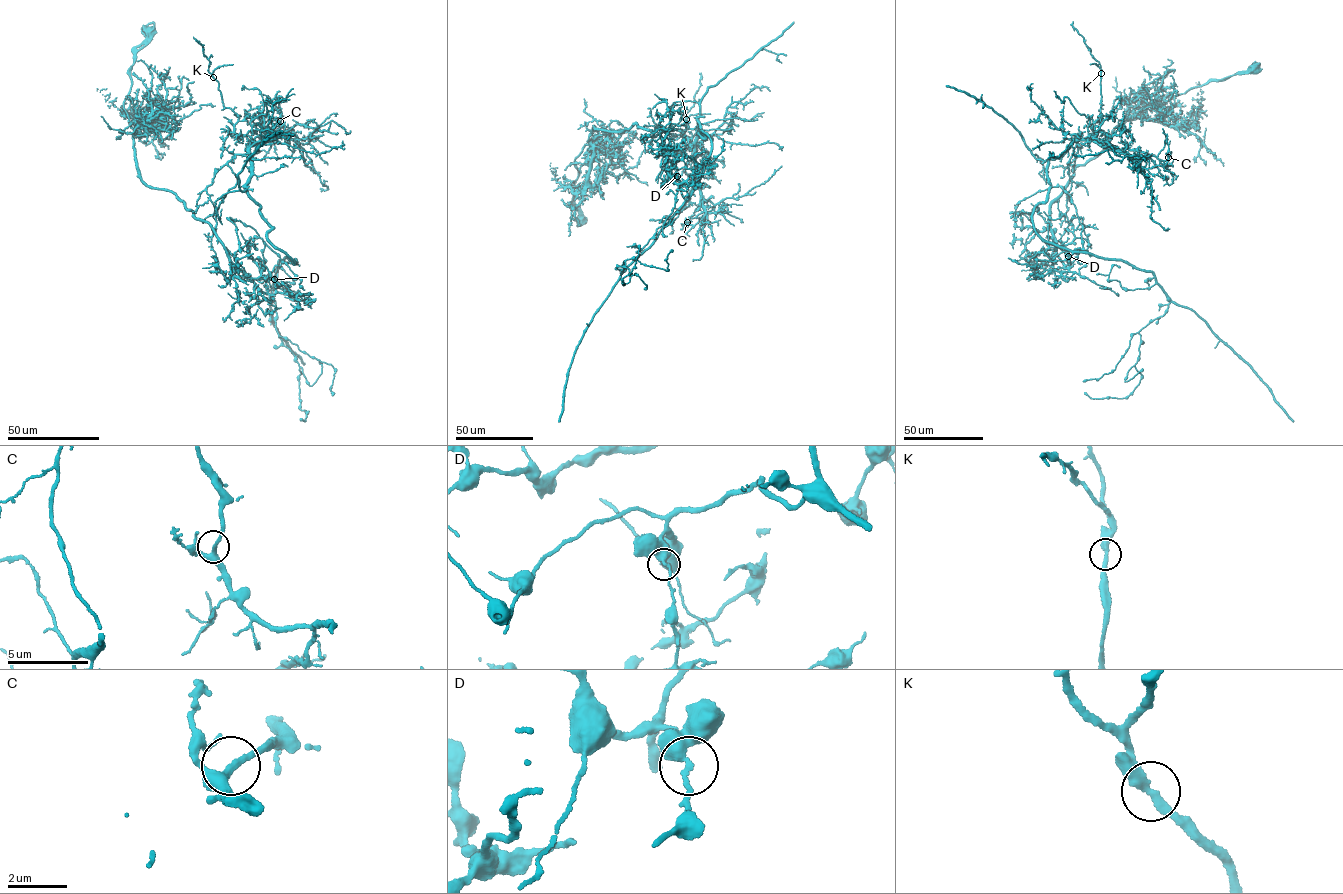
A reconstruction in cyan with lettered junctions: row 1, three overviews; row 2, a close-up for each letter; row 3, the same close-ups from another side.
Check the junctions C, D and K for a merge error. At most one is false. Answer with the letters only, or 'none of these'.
D

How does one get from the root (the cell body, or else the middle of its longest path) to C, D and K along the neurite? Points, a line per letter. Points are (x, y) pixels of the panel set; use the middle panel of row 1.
C: (581, 220), (575, 158), (593, 127), (659, 129), (686, 200), (712, 146), (696, 118), (705, 214), (687, 222)
D: (581, 220), (574, 201), (575, 158), (591, 144), (594, 126), (620, 132), (635, 123), (659, 129), (677, 176)
K: (581, 220), (575, 158), (593, 127), (659, 129), (686, 200), (712, 146), (696, 118), (692, 148), (686, 119)

